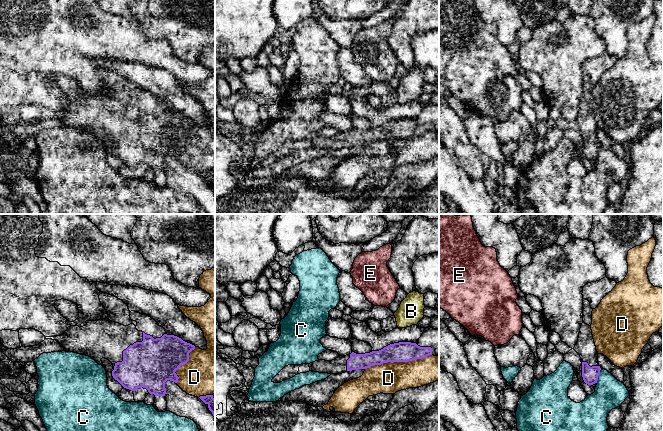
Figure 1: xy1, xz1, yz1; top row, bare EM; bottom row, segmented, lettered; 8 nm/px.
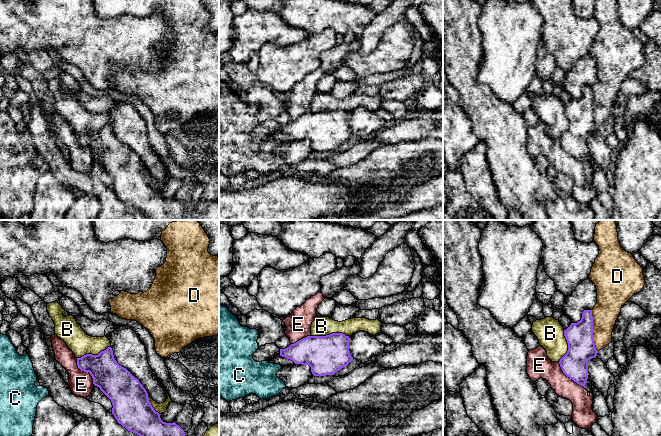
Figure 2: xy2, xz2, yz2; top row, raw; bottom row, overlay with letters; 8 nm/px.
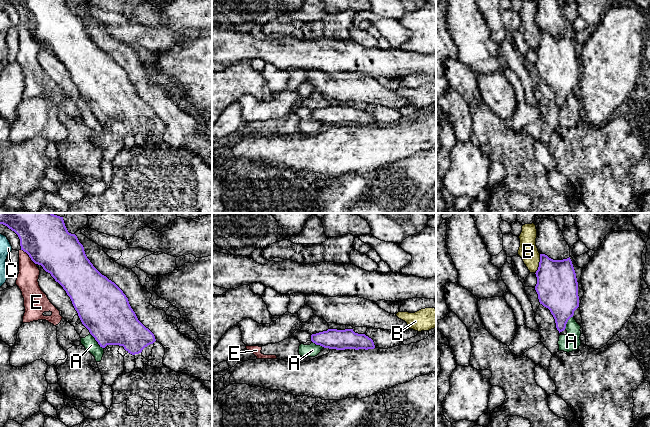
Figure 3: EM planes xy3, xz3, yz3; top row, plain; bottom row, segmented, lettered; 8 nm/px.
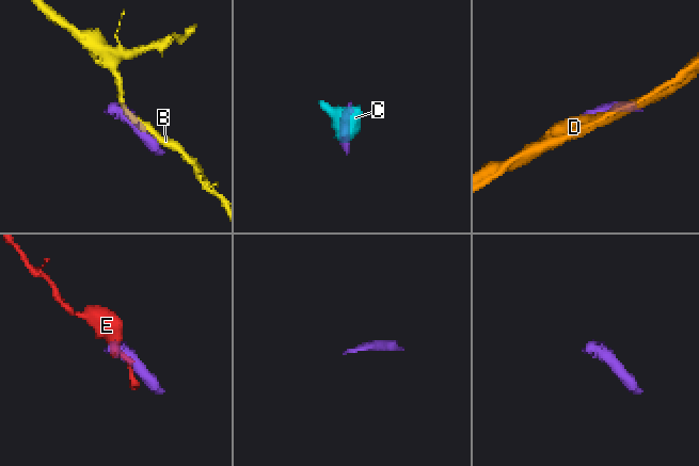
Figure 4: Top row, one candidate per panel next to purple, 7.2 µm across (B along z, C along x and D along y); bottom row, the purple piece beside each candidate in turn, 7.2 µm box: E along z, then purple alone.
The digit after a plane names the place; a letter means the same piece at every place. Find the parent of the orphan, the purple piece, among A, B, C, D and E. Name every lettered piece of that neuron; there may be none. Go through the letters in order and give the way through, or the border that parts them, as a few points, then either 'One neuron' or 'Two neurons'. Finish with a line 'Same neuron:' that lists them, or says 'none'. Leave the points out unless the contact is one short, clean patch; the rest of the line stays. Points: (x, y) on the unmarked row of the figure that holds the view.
A: Boundary: xy3 (90, 109), (103, 124). Two neurons
B: Two neurons
C: Boundary: yz1 (601, 145), (596, 158). Two neurons
D: Two neurons
E: Two neurons
Same neuron: none

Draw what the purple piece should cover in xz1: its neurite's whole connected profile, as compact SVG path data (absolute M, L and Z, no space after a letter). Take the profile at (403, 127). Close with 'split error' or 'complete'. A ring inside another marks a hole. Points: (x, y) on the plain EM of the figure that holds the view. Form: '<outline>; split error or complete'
M399 118L390 120L379 127L365 130L352 128L346 132L340 132L332 137L318 136L310 140L285 142L273 155L272 158L280 159L300 149L309 147L342 150L347 147L366 145L373 141L381 141L387 138L408 138L422 135L432 131L431 123L420 123L416 119Z; split error

